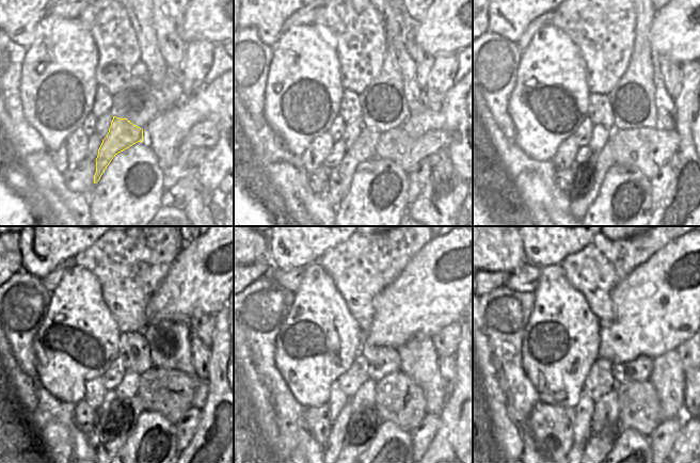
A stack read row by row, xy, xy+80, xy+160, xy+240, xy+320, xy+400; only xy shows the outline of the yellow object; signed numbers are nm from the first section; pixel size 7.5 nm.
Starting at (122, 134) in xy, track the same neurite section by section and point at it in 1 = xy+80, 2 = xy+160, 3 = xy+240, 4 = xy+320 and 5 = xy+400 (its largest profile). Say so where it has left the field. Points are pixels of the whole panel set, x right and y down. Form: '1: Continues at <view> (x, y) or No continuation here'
1: Continues at xy+80 (363, 149)
2: Continues at xy+160 (597, 168)
3: Continues at xy+240 (125, 413)
4: Continues at xy+320 (362, 427)
5: Continues at xy+400 (602, 443)

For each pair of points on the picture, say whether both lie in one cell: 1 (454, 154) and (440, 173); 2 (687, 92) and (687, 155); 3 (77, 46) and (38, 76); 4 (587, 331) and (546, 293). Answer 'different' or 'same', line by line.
1: different
2: same
3: same
4: same

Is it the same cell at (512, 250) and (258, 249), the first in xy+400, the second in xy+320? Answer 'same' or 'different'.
same

